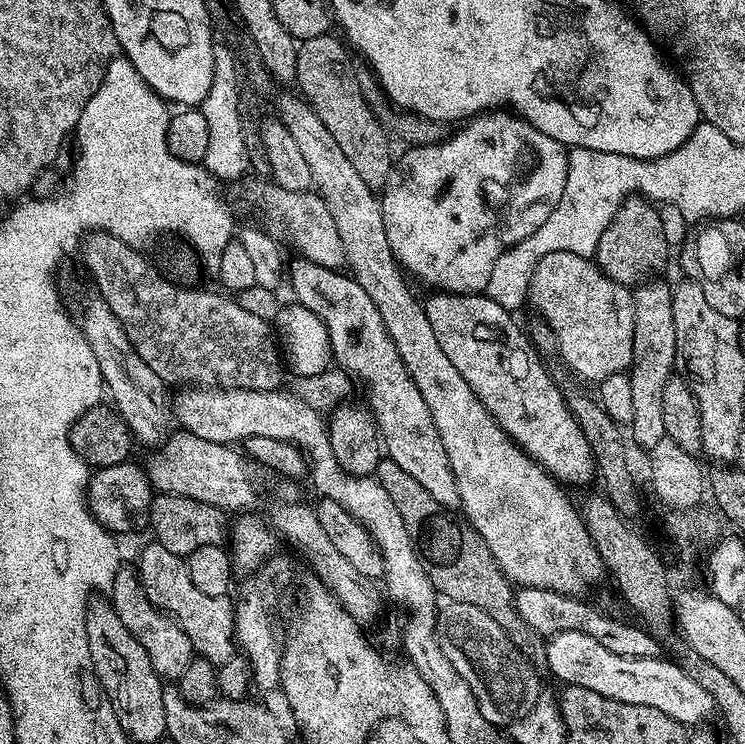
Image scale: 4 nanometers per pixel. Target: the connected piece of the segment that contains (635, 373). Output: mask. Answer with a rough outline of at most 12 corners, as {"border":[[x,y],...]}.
{"border":[[633,291],[631,439],[665,435],[663,391],[676,370],[672,291]]}

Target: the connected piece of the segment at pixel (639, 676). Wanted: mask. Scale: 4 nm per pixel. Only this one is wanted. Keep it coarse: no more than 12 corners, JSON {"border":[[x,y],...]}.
{"border":[[578,630],[547,641],[564,686],[691,726],[714,698],[660,656],[622,658]]}

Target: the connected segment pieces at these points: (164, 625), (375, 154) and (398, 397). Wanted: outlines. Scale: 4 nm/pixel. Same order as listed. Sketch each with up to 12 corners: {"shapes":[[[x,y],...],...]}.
{"shapes":[[[135,567],[117,570],[110,602],[150,654],[161,681],[179,681],[192,643],[144,593]],[[299,45],[294,84],[358,178],[380,190],[389,129],[362,94],[349,45]],[[287,265],[331,359],[368,383],[386,456],[443,507],[456,479],[430,410],[351,275]]]}

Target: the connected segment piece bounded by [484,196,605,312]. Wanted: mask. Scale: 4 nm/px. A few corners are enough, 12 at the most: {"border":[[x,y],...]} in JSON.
{"border":[[562,196],[529,238],[504,249],[484,294],[509,311],[527,301],[546,254],[595,255],[603,228]]}

